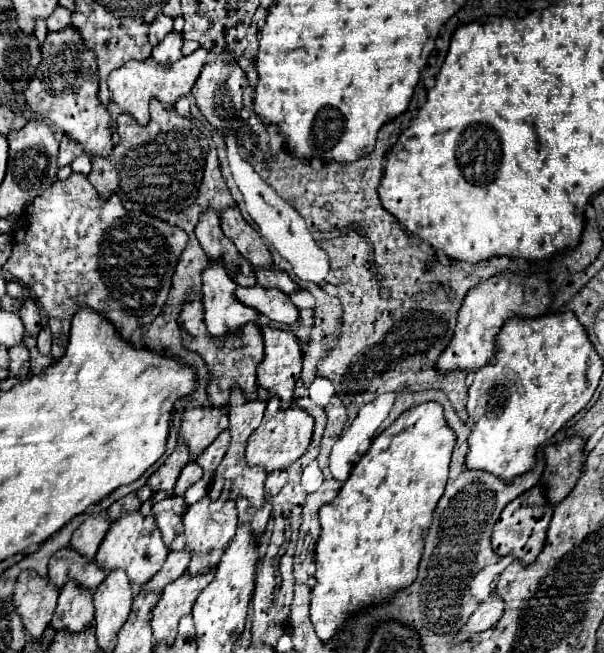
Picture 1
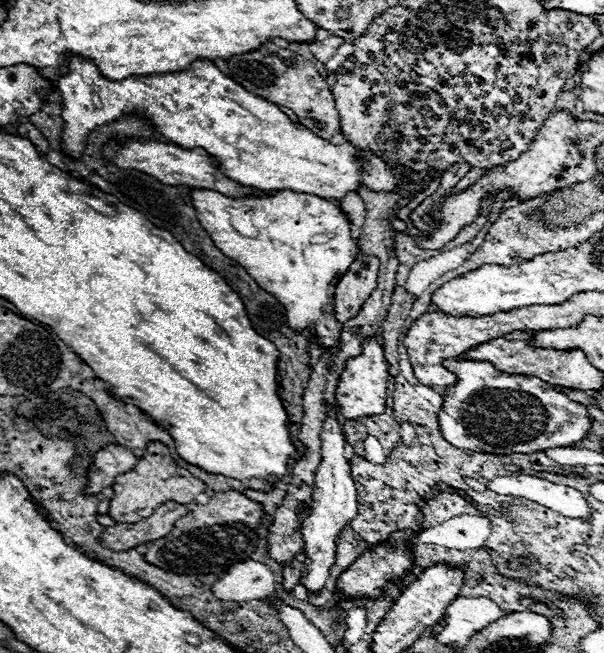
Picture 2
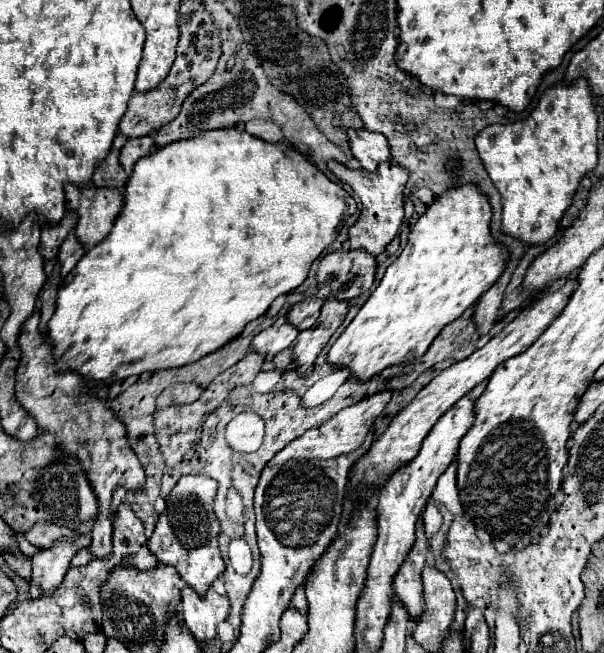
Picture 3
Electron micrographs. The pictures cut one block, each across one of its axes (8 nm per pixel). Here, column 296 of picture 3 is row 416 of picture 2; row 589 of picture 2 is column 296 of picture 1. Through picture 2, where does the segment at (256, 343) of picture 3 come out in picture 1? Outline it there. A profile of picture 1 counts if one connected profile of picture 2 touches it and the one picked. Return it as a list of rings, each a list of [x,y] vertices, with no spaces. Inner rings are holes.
[[[258,284],[252,288],[236,288],[236,296],[242,304],[258,310],[260,314],[268,316],[274,322],[282,324],[296,324],[300,320],[300,312],[290,300],[288,294],[276,290],[276,288],[260,288]]]

